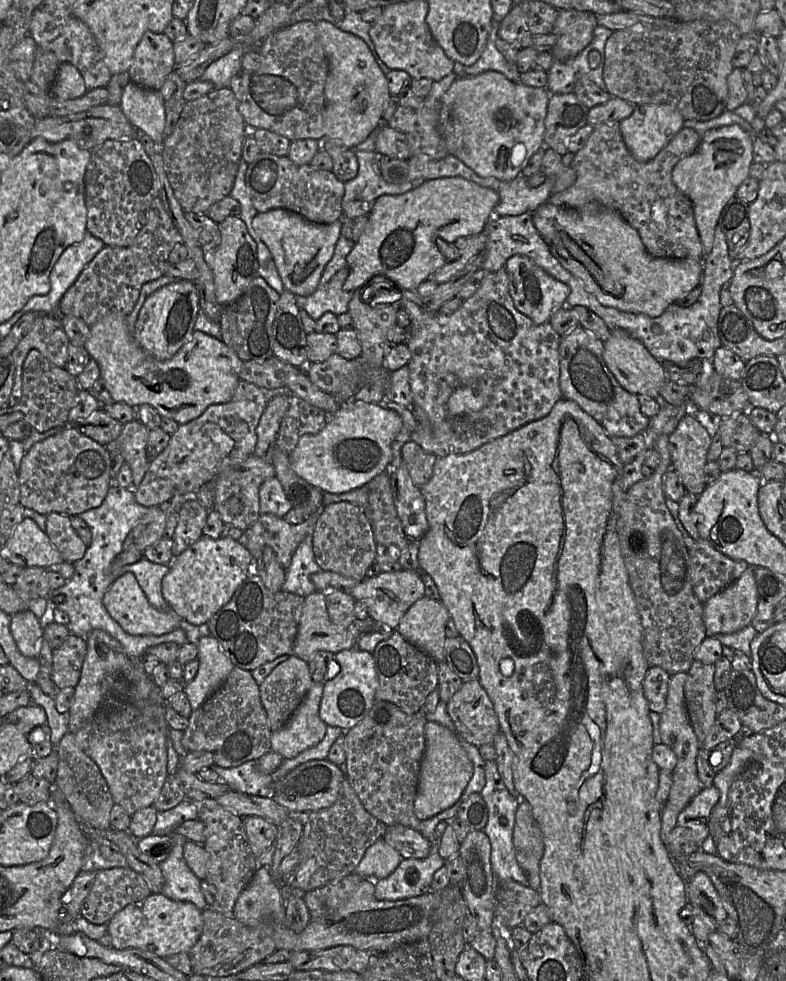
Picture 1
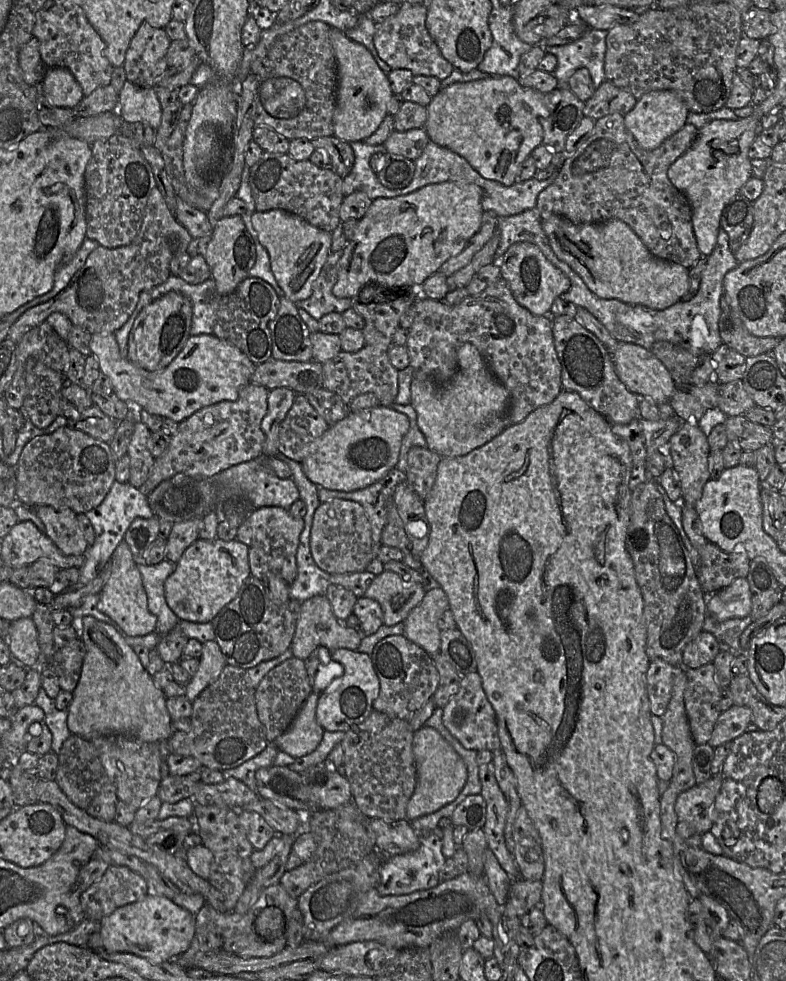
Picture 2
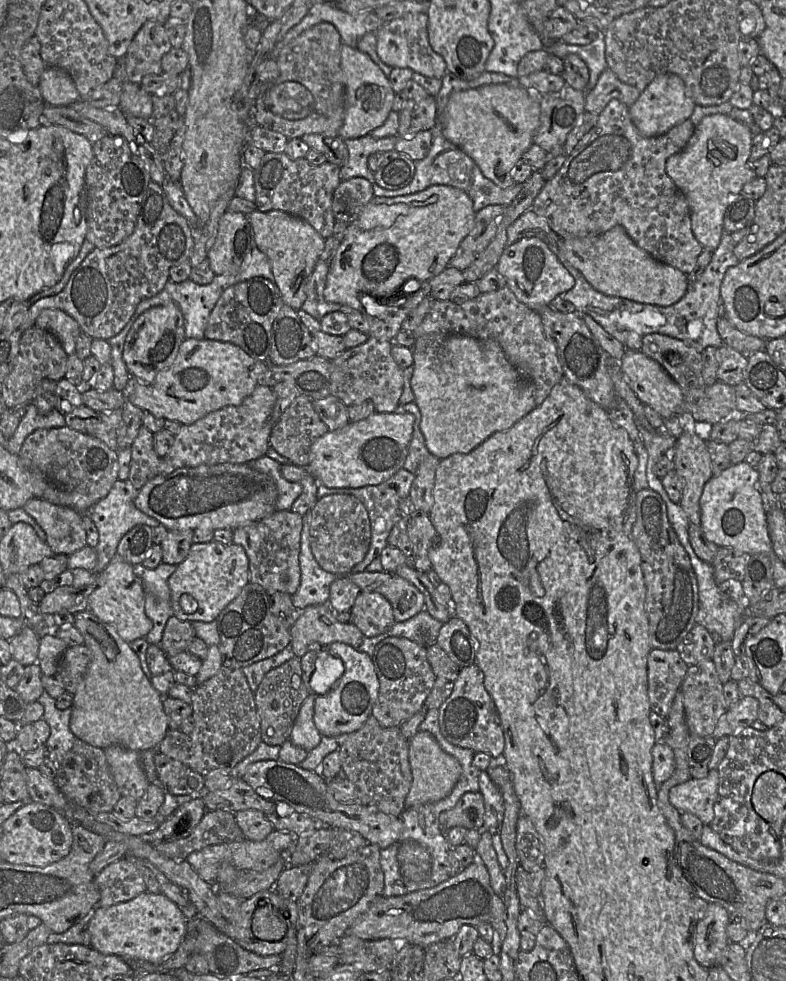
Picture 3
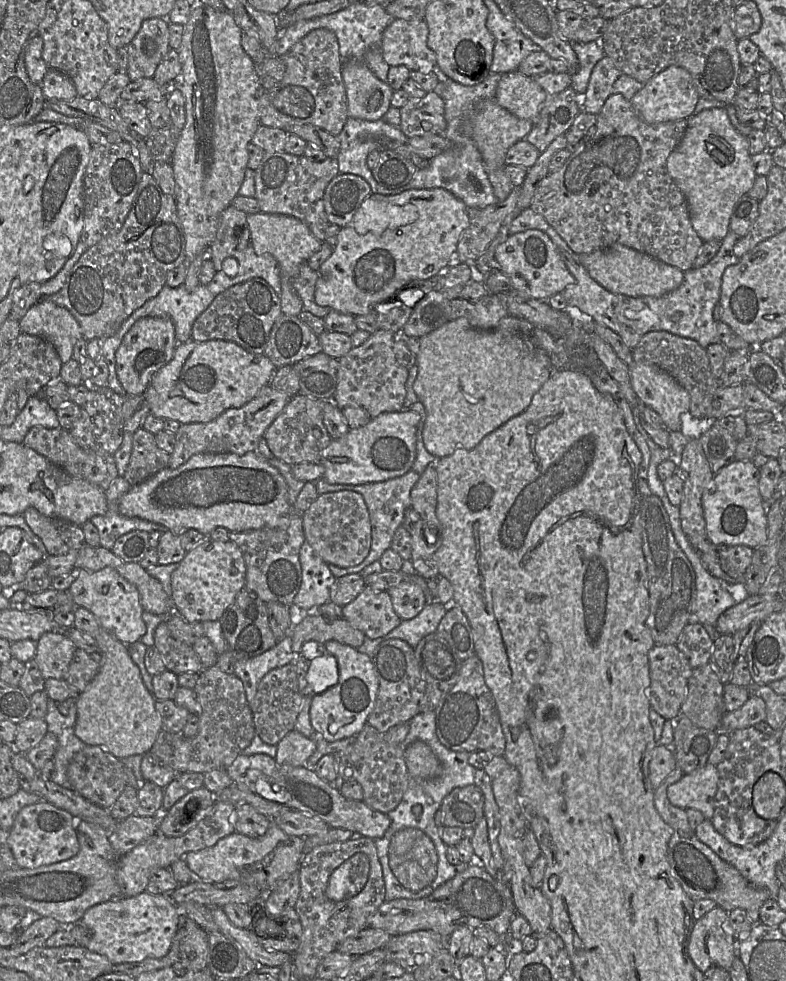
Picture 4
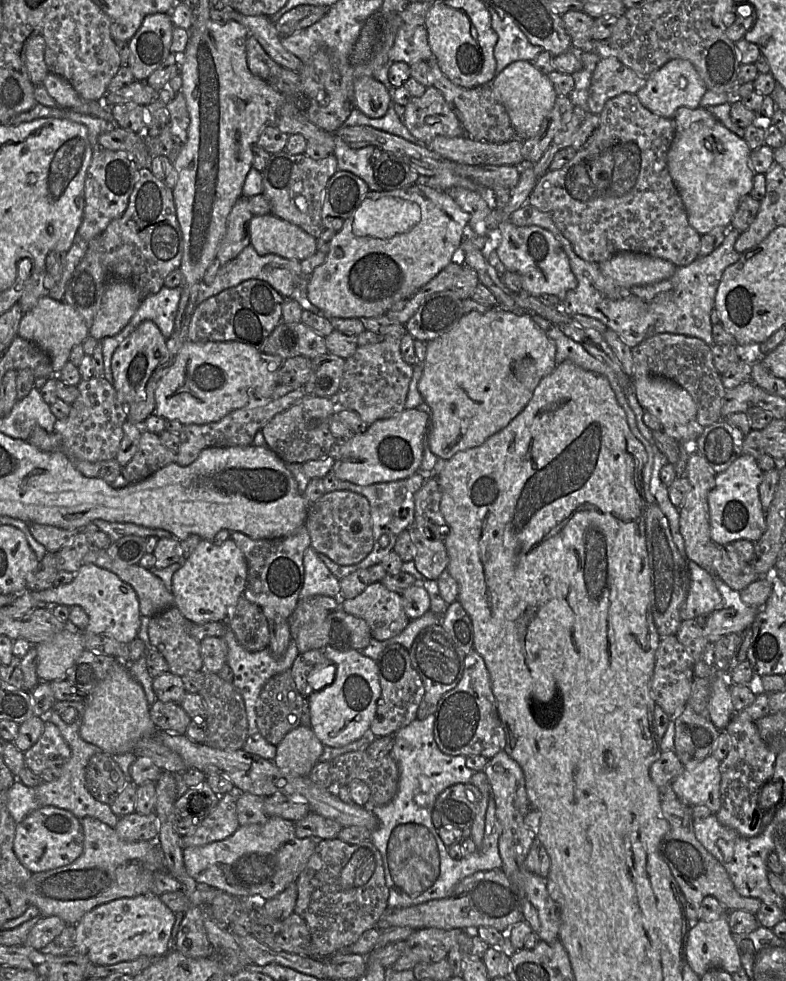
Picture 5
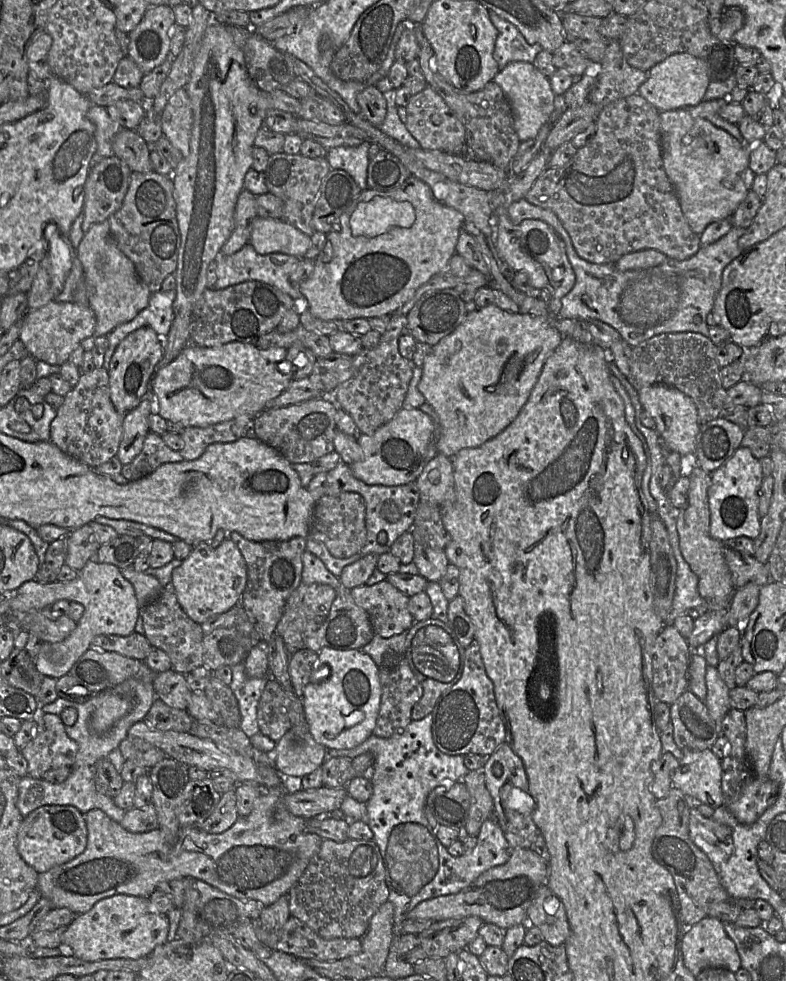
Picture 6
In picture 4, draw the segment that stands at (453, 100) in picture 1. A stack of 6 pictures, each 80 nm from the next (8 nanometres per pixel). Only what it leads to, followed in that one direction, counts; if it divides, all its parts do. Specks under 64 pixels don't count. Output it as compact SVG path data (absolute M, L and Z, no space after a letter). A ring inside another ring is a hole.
M495 100L479 103L476 106L475 114L472 115L472 123L466 126L466 134L474 141L481 154L482 162L498 202L506 200L512 190L516 188L505 172L507 151L516 142L526 139L532 127L533 123L530 120L516 117Z

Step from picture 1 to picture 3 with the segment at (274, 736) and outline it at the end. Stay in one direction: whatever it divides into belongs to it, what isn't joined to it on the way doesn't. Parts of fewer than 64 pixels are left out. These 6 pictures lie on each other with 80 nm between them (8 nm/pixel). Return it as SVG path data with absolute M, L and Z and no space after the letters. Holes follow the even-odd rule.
M312 693L304 700L289 737L294 745L307 751L318 746L322 738L313 720L314 703L317 696Z

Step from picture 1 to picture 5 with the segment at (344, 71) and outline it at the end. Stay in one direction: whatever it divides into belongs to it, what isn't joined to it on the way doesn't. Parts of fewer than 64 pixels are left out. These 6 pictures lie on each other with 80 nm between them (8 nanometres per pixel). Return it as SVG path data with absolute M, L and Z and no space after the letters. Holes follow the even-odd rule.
M372 76L357 78L353 84L352 107L369 118L383 117L392 102L391 91Z

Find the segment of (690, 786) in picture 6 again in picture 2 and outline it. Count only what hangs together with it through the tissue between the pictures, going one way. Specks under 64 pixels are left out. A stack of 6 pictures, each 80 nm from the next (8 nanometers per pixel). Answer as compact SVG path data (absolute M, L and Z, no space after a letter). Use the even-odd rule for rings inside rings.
M712 775L707 781L695 784L676 799L675 812L679 821L688 822L699 833L709 831L713 825L713 809L722 786L722 776Z

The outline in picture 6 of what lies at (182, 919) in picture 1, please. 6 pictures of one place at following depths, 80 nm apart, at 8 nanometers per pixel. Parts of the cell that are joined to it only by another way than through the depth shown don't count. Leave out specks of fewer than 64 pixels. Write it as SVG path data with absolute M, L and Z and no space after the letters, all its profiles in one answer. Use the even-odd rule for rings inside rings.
M116 894L99 900L89 911L76 915L62 935L62 947L73 956L91 962L110 959L138 959L151 955L156 947L166 943L168 931L167 915L153 911L148 897Z

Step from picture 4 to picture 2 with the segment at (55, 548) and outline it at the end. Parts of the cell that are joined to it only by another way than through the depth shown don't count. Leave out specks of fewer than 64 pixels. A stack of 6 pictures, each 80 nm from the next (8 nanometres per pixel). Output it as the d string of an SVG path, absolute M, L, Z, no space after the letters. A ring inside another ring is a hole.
M38 506L34 509L36 515L45 526L45 534L52 540L55 546L65 555L84 555L89 546L79 527L77 515L69 508L53 508L51 506Z

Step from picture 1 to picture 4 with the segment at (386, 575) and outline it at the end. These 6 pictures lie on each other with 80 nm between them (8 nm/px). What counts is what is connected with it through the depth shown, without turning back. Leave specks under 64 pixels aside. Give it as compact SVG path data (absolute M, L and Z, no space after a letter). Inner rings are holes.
M407 578L387 592L394 611L402 620L414 618L427 604L423 590Z

